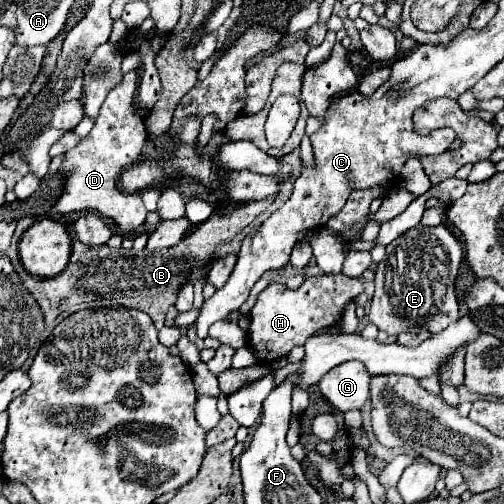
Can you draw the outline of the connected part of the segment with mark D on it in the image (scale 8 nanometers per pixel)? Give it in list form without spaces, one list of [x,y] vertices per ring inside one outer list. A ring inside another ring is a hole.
[[[136,71],[126,73],[124,79],[108,93],[92,131],[84,139],[80,139],[74,149],[70,149],[64,155],[64,163],[60,169],[64,177],[64,189],[56,201],[56,211],[60,215],[74,211],[96,211],[104,217],[110,217],[120,227],[122,233],[132,233],[144,223],[146,209],[140,199],[140,193],[126,195],[118,187],[118,177],[122,169],[140,161],[142,149],[146,145],[144,121],[136,113],[136,99],[134,99],[136,83],[138,83],[138,73]]]

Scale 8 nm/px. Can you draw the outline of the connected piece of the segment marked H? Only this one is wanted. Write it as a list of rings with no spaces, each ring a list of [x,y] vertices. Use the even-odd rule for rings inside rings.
[[[336,275],[308,277],[298,289],[288,289],[282,283],[270,283],[258,297],[254,309],[250,311],[250,345],[258,357],[260,365],[270,365],[282,355],[288,355],[294,345],[304,345],[304,341],[328,327],[334,327],[344,313],[344,307],[364,291],[360,279]]]

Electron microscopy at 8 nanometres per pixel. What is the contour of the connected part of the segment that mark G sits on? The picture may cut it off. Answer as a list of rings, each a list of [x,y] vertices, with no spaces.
[[[360,361],[340,363],[318,383],[320,393],[342,413],[360,409],[370,395],[370,373]]]

